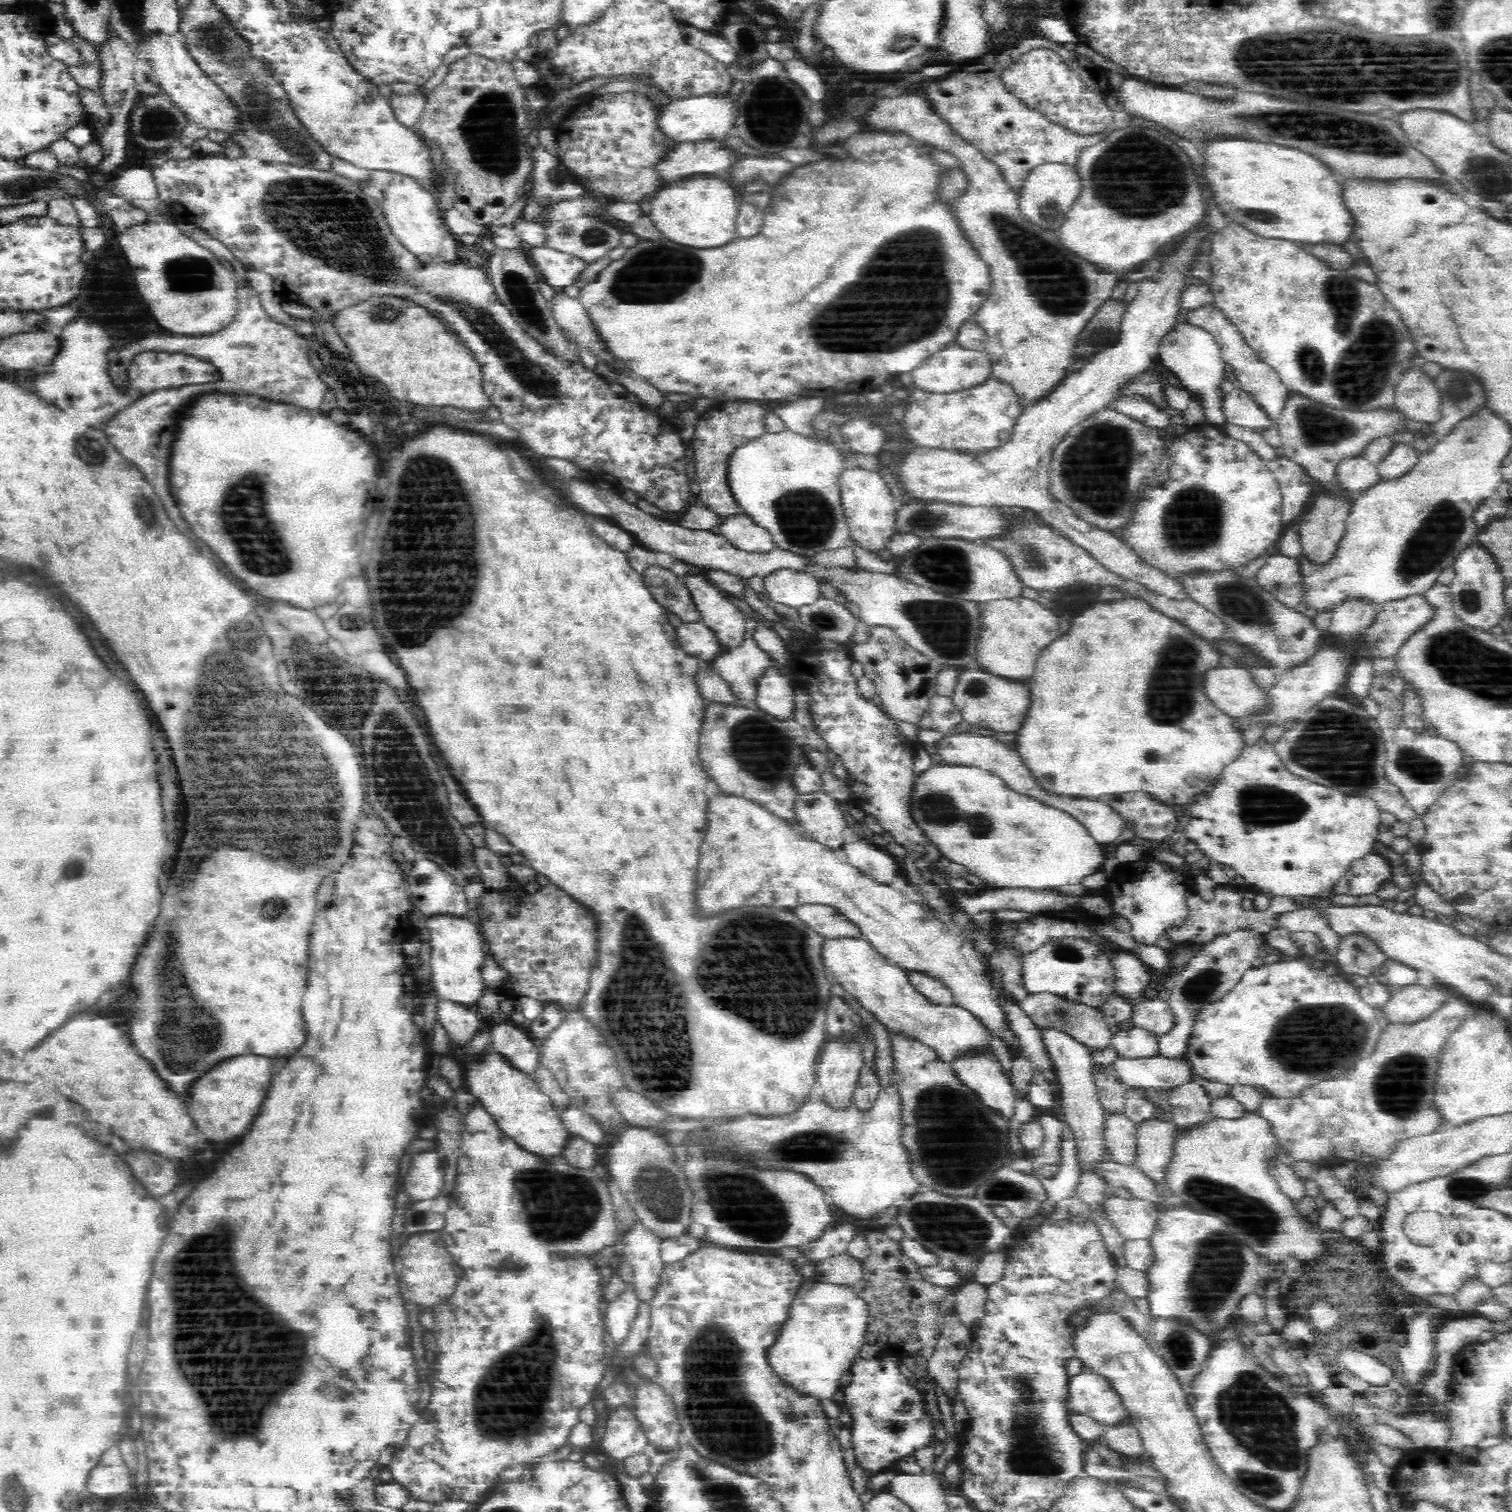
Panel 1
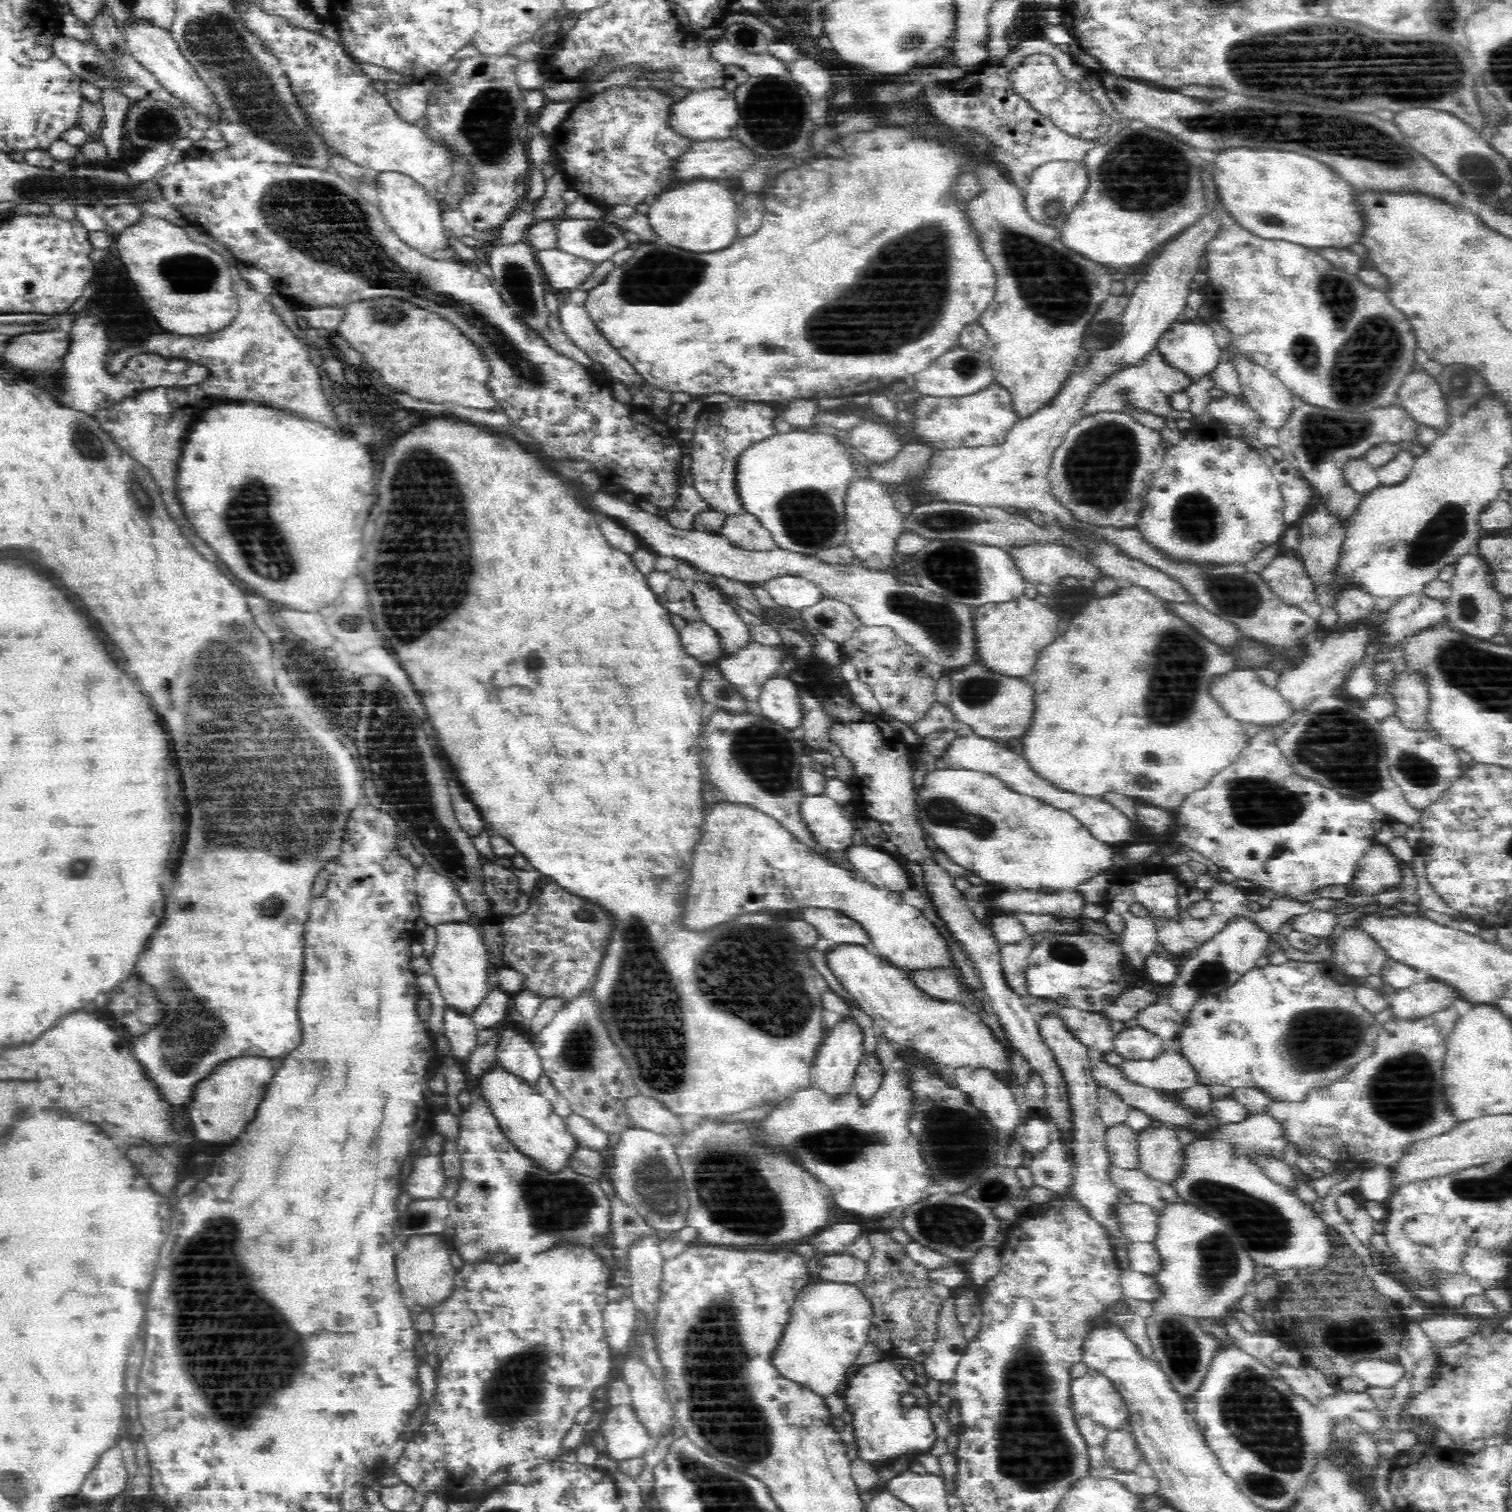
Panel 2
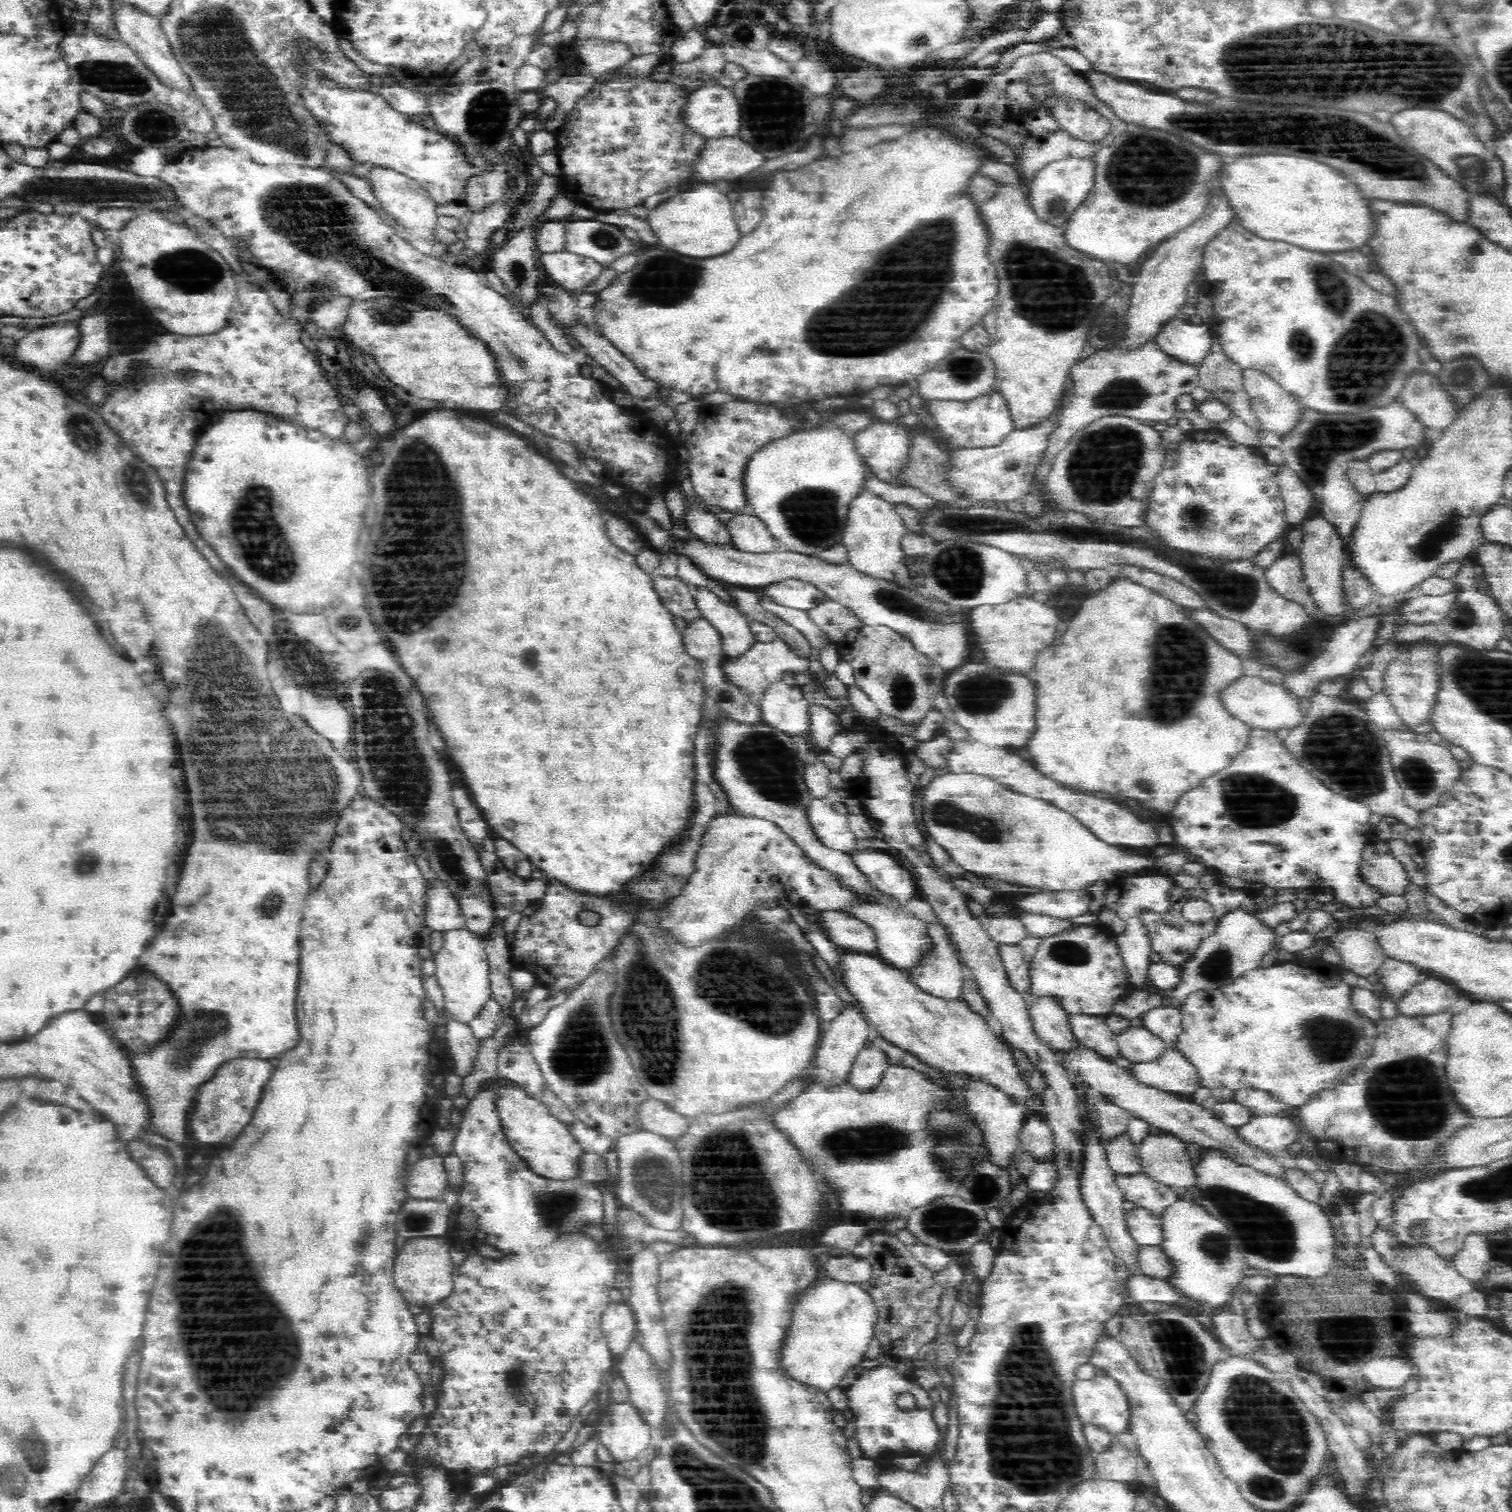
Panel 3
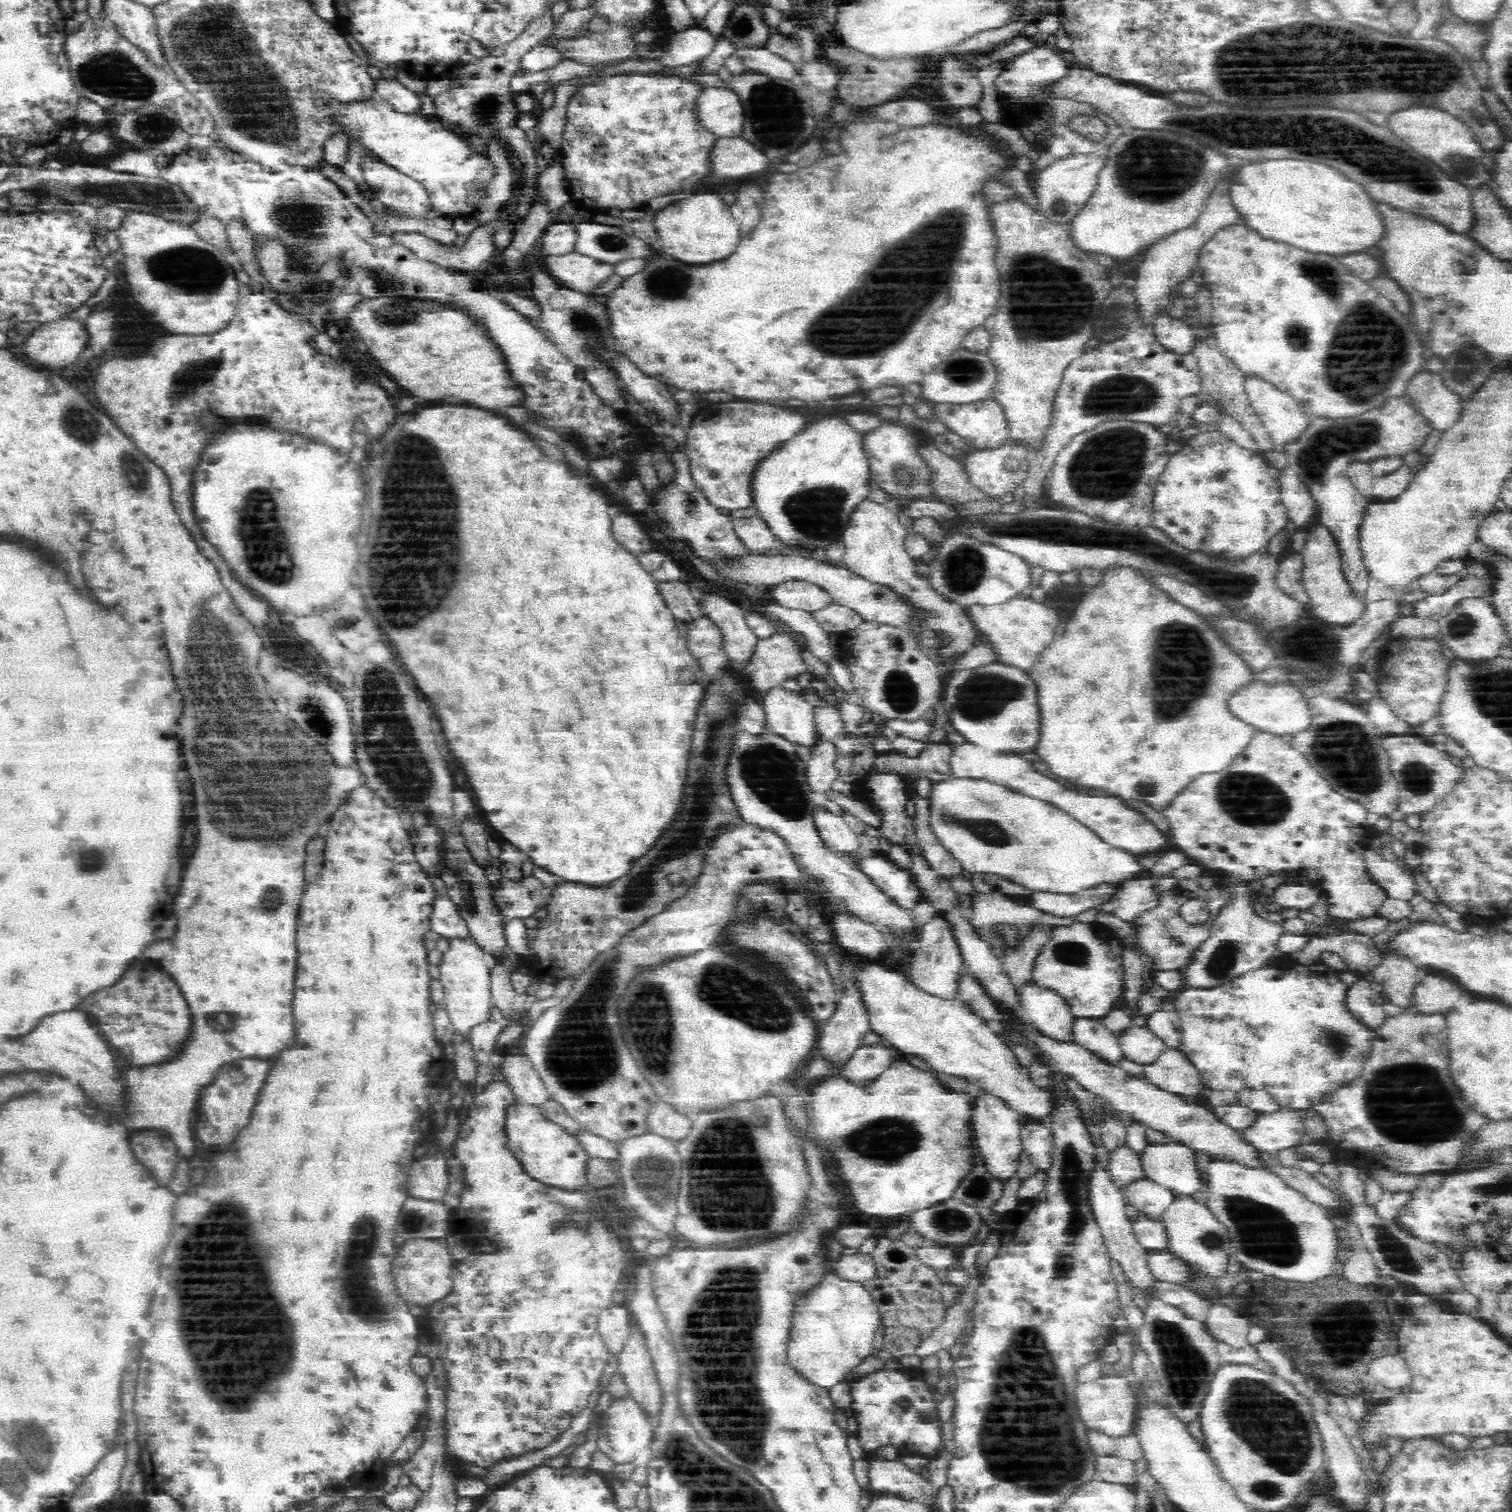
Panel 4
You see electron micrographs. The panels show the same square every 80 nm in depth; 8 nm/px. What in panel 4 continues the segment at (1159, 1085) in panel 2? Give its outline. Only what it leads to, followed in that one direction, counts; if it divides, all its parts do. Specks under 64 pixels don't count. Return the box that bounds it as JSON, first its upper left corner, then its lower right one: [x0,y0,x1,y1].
[1144,1048,1206,1098]

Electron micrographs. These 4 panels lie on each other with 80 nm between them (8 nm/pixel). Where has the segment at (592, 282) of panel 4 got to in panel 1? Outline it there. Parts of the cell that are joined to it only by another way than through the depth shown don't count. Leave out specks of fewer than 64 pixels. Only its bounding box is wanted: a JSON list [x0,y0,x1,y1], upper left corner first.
[530,247,586,291]

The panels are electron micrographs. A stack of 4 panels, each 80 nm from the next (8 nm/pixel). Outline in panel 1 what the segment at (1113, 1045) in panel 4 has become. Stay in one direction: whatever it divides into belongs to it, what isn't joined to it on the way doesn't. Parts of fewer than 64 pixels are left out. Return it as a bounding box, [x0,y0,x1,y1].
[1020,993,1115,1052]

